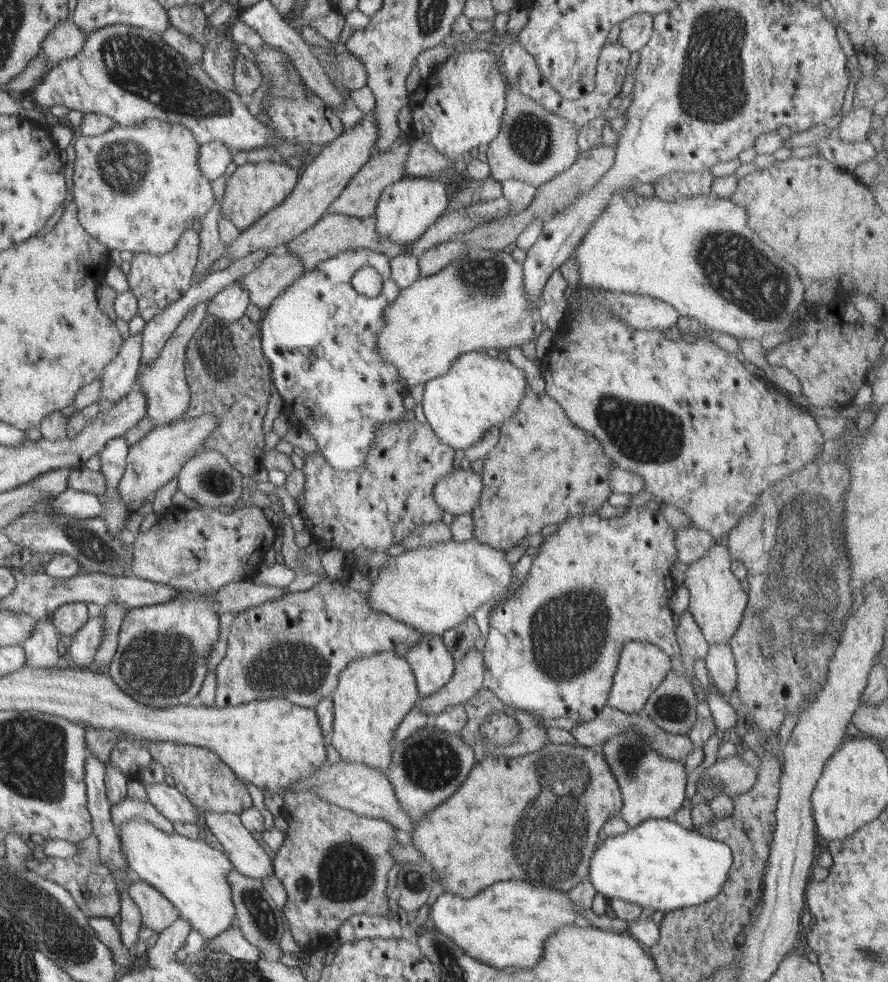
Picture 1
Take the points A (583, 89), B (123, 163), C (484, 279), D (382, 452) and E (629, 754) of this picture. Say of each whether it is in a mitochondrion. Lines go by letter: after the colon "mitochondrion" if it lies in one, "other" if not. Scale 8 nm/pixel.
A: other
B: mitochondrion
C: mitochondrion
D: other
E: mitochondrion

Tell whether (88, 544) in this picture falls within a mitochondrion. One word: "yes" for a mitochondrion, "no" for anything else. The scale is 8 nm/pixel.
yes

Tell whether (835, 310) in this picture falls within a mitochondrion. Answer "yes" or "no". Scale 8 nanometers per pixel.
no

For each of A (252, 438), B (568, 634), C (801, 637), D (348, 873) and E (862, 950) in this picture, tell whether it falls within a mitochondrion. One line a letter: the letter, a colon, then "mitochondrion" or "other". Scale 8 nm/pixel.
A: other
B: mitochondrion
C: mitochondrion
D: mitochondrion
E: mitochondrion

